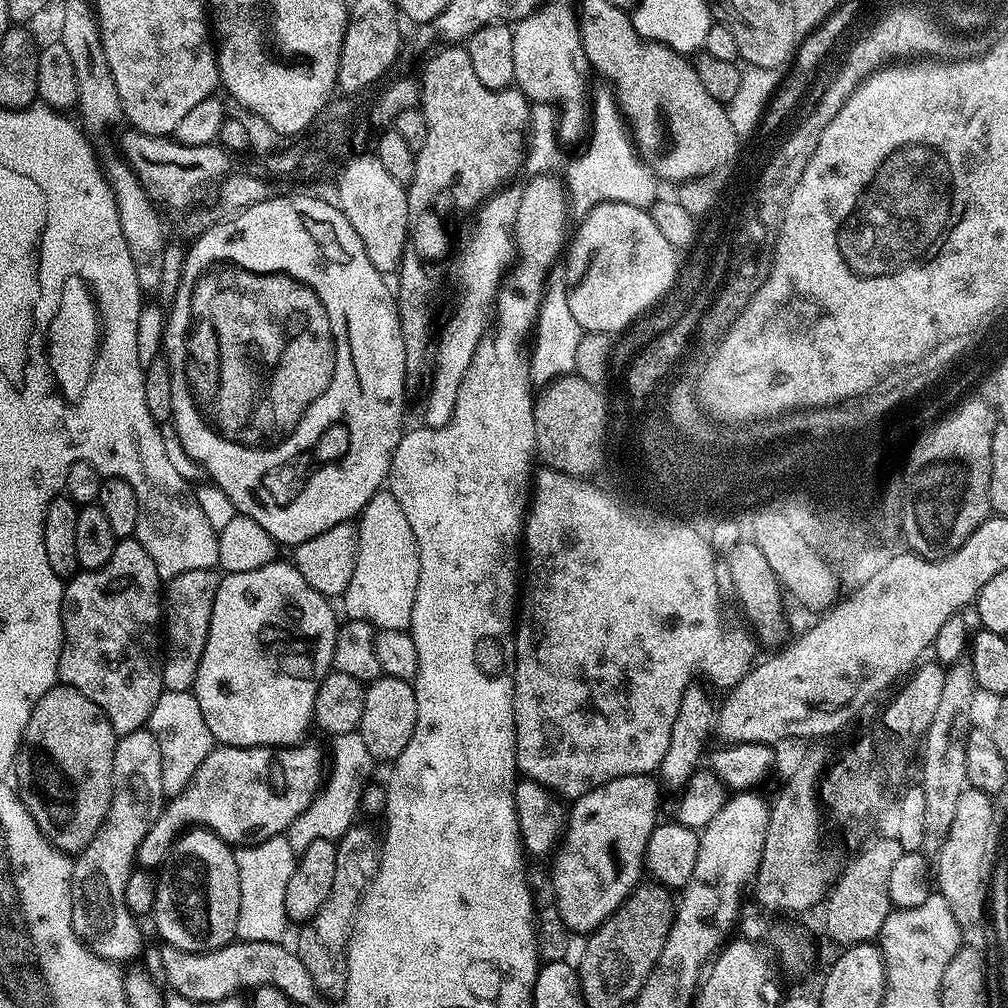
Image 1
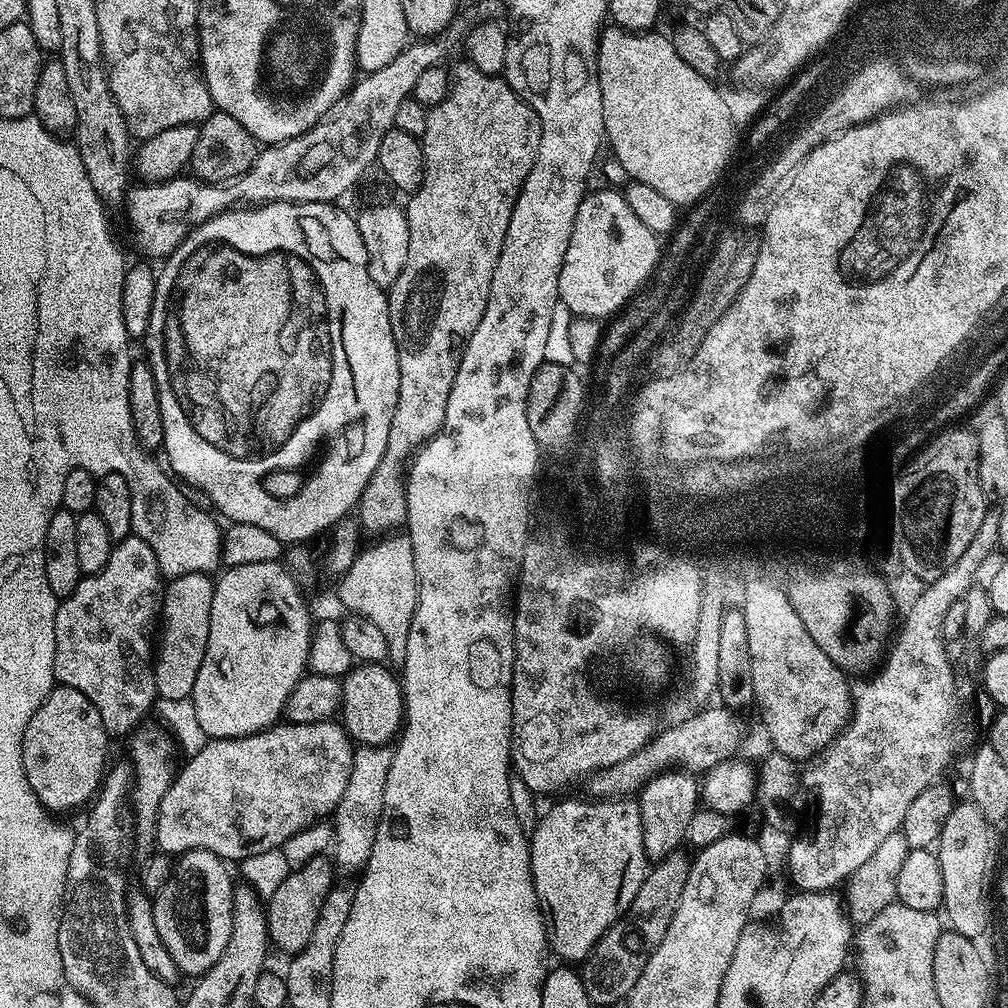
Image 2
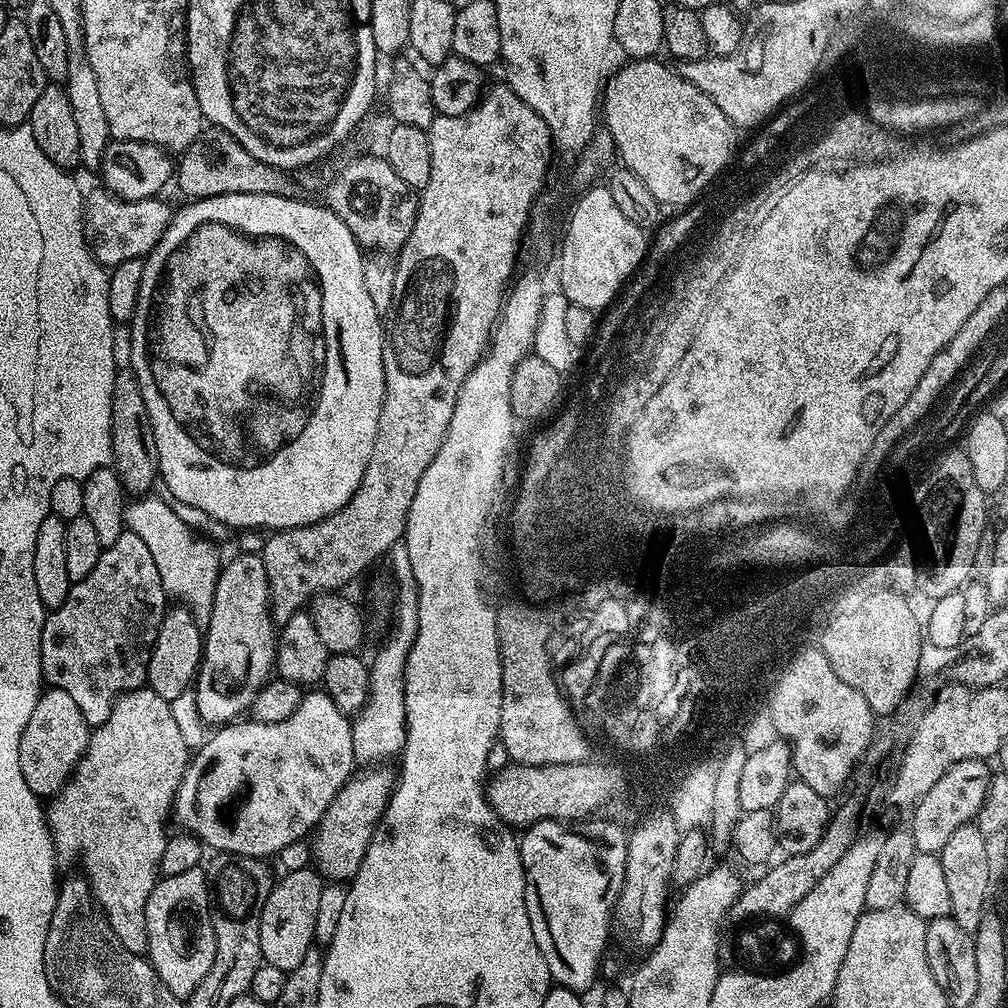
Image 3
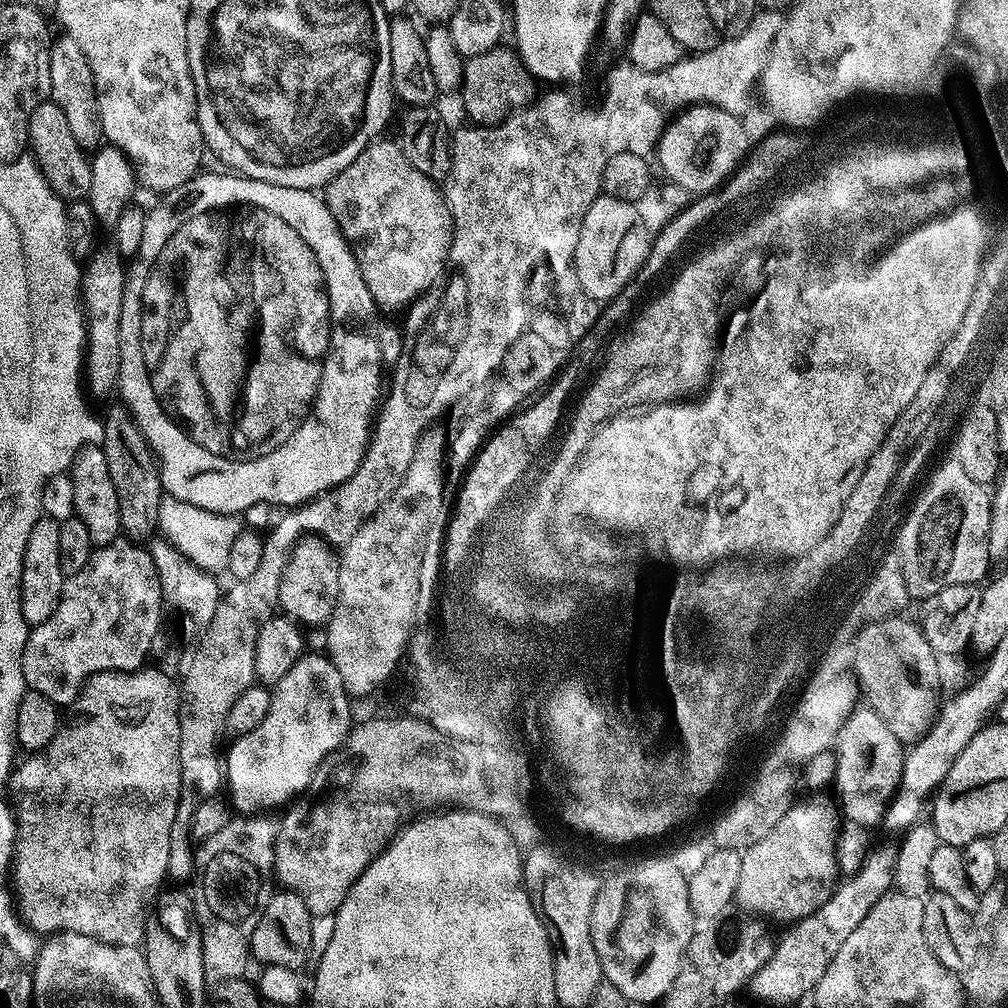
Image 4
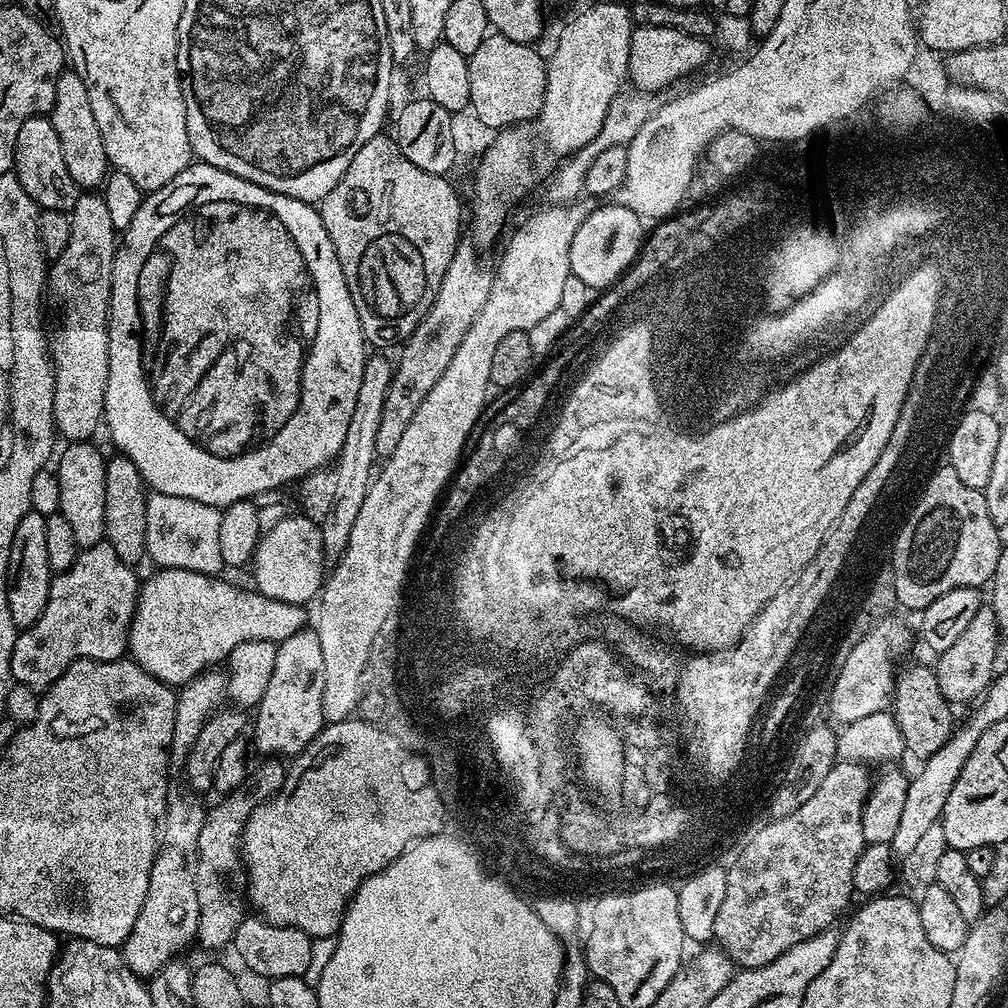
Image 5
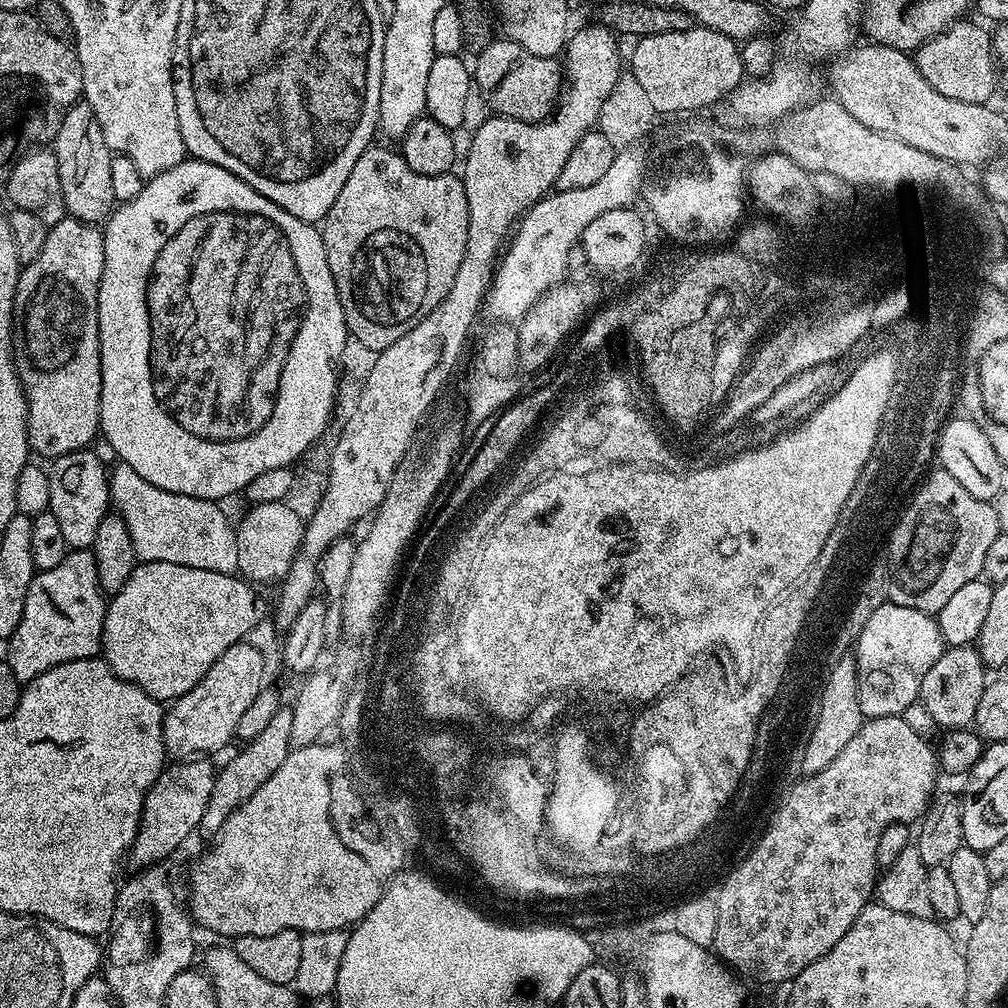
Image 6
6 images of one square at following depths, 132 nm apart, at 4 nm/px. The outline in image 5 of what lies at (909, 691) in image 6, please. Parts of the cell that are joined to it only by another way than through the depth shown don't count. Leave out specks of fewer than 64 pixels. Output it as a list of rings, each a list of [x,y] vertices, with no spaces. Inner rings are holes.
[[[891,616],[878,620],[862,641],[852,648],[851,657],[844,662],[833,691],[833,705],[829,713],[838,723],[845,724],[889,709],[895,691],[894,660],[904,655],[910,646],[910,632],[897,618]]]

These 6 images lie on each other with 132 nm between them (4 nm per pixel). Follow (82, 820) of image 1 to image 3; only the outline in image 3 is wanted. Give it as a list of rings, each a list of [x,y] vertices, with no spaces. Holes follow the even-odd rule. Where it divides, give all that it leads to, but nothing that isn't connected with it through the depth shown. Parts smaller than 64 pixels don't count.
[[[45,687],[38,698],[38,706],[34,706],[20,735],[18,766],[22,766],[22,778],[26,778],[26,786],[30,786],[30,790],[34,790],[34,794],[41,798],[55,796],[60,787],[72,779],[76,763],[88,750],[89,735],[86,718],[82,710],[78,710],[74,698],[70,698],[66,690]]]

